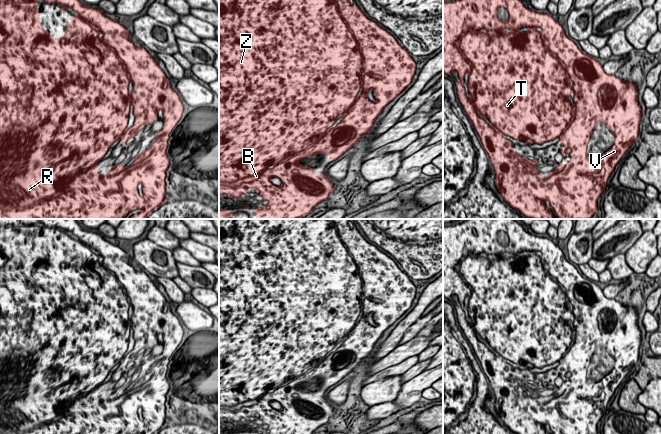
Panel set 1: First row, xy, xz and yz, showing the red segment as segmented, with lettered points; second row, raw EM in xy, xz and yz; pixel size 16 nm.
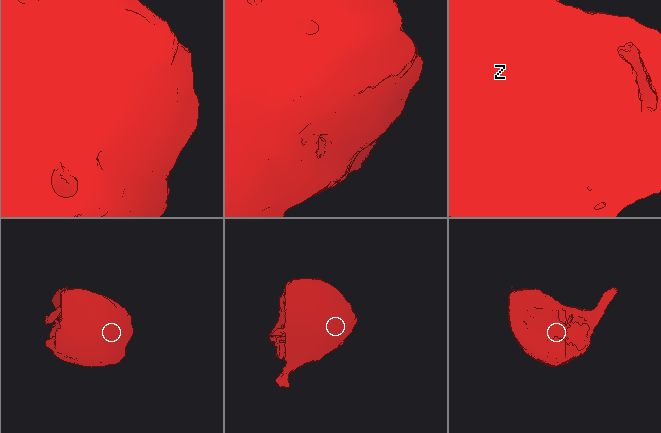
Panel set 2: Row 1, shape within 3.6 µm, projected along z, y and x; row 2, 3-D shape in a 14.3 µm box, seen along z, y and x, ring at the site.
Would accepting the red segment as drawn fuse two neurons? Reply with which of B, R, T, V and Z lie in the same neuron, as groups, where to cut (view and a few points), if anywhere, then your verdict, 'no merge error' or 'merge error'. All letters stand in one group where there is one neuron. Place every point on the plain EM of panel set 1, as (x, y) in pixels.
groups B R T V Z; cut none; no merge error

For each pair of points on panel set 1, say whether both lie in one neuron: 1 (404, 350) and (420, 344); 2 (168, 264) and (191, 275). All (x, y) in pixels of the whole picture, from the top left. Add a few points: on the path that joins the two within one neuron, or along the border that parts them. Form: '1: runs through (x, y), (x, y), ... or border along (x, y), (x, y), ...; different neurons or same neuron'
1: runs through (408, 349), (416, 345); same neuron
2: border along (176, 262), (179, 276); different neurons

